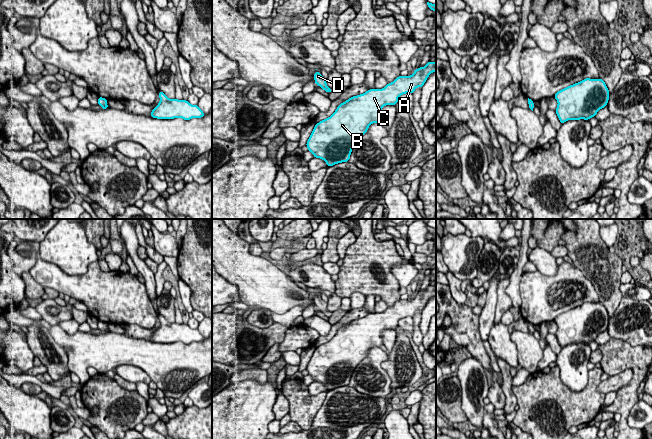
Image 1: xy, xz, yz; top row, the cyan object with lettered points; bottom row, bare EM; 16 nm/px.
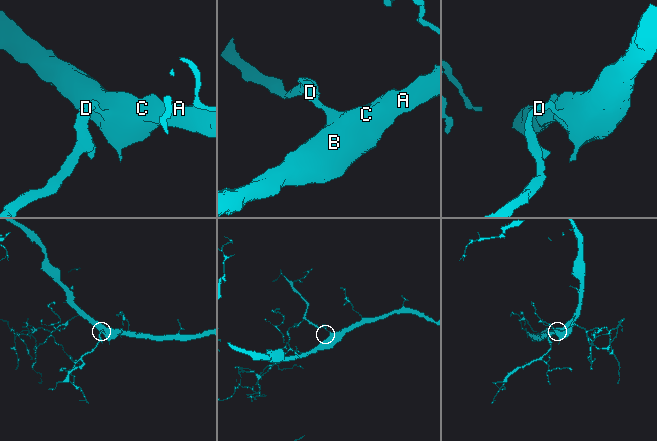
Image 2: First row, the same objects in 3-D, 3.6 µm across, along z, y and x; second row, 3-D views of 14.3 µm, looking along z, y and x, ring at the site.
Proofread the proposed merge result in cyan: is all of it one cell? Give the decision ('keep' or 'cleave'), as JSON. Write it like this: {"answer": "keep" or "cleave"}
{"answer": "keep"}

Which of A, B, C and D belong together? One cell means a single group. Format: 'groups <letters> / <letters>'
groups A B C D

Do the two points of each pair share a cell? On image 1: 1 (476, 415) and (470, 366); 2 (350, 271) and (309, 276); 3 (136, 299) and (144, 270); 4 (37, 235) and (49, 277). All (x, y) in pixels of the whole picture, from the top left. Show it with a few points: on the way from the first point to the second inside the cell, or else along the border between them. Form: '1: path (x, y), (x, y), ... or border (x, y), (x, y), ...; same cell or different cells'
1: path (471, 403), (465, 391), (466, 378); same cell
2: border (334, 281), (335, 292); different cells
3: border (143, 284), (150, 301); different cells
4: border (22, 240), (39, 242); different cells

